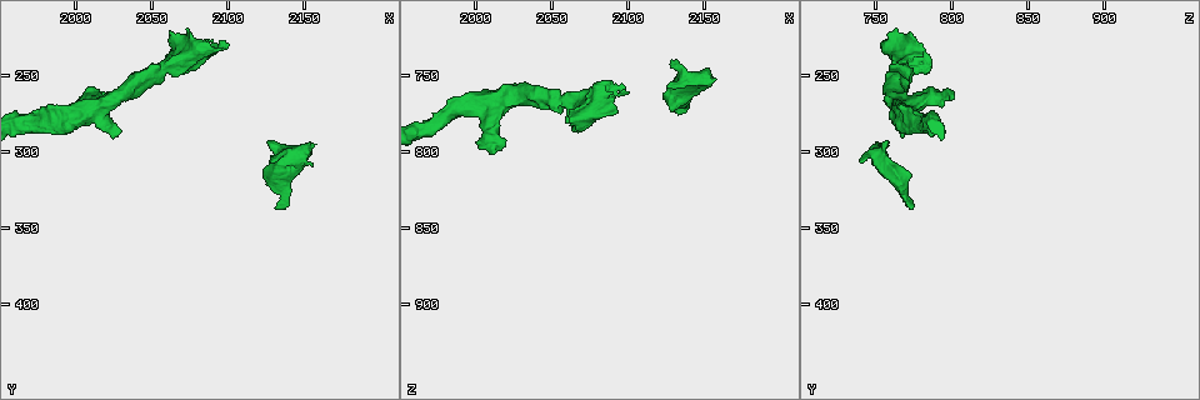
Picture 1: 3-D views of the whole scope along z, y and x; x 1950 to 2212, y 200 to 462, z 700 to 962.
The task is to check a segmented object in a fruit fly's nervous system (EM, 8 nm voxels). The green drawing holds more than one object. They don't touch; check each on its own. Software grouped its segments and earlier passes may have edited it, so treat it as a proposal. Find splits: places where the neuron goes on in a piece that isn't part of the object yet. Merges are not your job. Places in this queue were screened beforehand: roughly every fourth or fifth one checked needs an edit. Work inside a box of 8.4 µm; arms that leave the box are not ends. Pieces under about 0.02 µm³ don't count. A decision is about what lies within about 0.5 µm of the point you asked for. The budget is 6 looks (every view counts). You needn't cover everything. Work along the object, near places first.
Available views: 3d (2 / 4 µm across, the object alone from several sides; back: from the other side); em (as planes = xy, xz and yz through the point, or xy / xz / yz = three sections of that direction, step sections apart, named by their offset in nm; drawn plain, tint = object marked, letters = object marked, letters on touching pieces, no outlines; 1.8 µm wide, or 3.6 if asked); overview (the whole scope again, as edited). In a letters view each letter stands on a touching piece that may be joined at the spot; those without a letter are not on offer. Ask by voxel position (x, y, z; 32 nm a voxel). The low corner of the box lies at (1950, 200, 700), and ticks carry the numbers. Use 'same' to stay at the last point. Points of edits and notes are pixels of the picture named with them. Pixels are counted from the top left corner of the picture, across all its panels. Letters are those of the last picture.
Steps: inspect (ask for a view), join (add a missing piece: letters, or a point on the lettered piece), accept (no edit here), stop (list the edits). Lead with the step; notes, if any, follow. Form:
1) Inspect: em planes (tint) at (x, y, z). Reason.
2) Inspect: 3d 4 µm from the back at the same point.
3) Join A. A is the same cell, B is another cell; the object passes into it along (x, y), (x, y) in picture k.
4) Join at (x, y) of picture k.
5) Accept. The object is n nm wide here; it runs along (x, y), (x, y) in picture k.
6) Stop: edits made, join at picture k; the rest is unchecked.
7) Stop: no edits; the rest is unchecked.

Inspect: em planes (letters) at (2090, 230, 776).

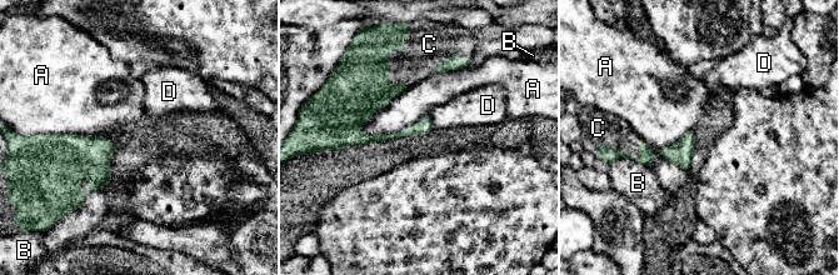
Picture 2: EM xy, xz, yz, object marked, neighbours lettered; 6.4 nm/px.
Join C. C is the same cell, A, B and D are other cells; the object passes into it along (609, 154), (629, 156), (605, 129) in picture 2; it goes on there.

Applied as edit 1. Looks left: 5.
Inspect: em xz step 16 (letters) at (2010, 266, 802). Free end.

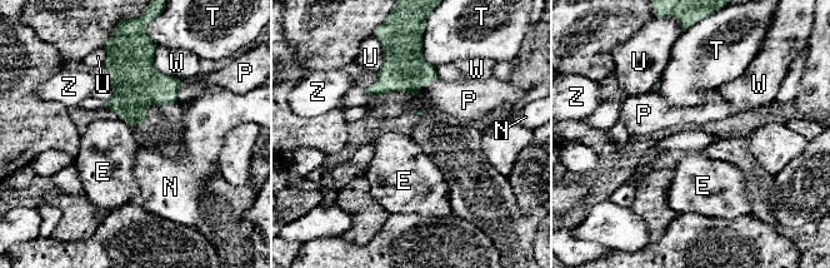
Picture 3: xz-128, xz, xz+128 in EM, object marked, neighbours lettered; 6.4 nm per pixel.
Inspect: em planes (letters) at the same point.

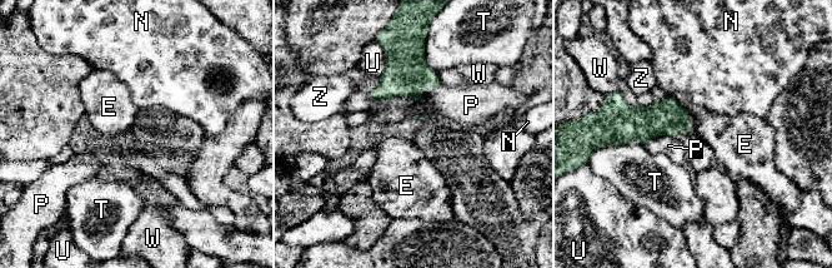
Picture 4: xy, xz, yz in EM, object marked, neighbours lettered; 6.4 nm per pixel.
Accept. The longest contact is with P, 420 nm; E, N, P, T, U, W and Z are other cells; a border runs along (671, 97), (690, 115) in picture 4; no lettered piece goes on from it.

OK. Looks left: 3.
Inspect: 3d 2 µm from the back at (2130, 338, 774). Branch stops here.

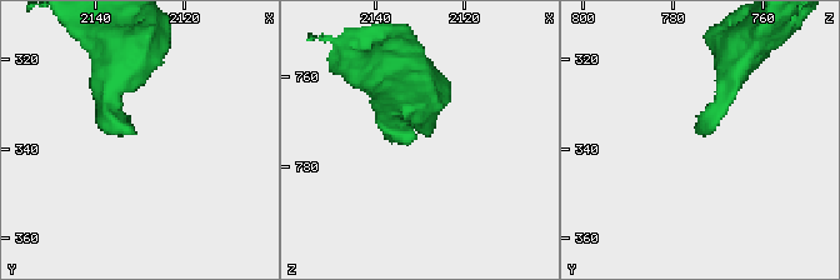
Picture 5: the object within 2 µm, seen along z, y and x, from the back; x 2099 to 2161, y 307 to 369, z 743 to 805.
Inspect: em yz step 16 (letters) at (2132, 337, 775).

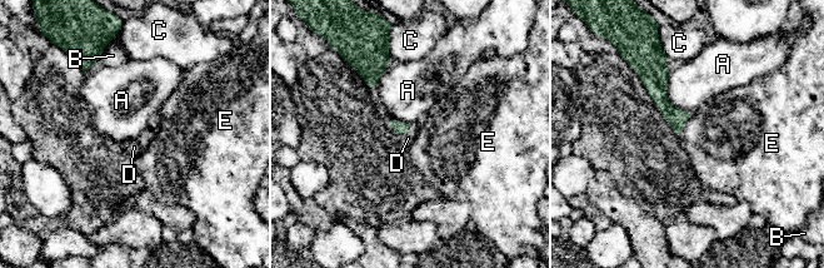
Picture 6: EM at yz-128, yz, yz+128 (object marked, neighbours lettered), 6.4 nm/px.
Join D. D is the same cell, A, B, C and E are other cells; the neuron continues.

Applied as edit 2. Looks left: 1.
Stop: edits made, join at picture 2, join at picture 6; the rest is unchecked.

